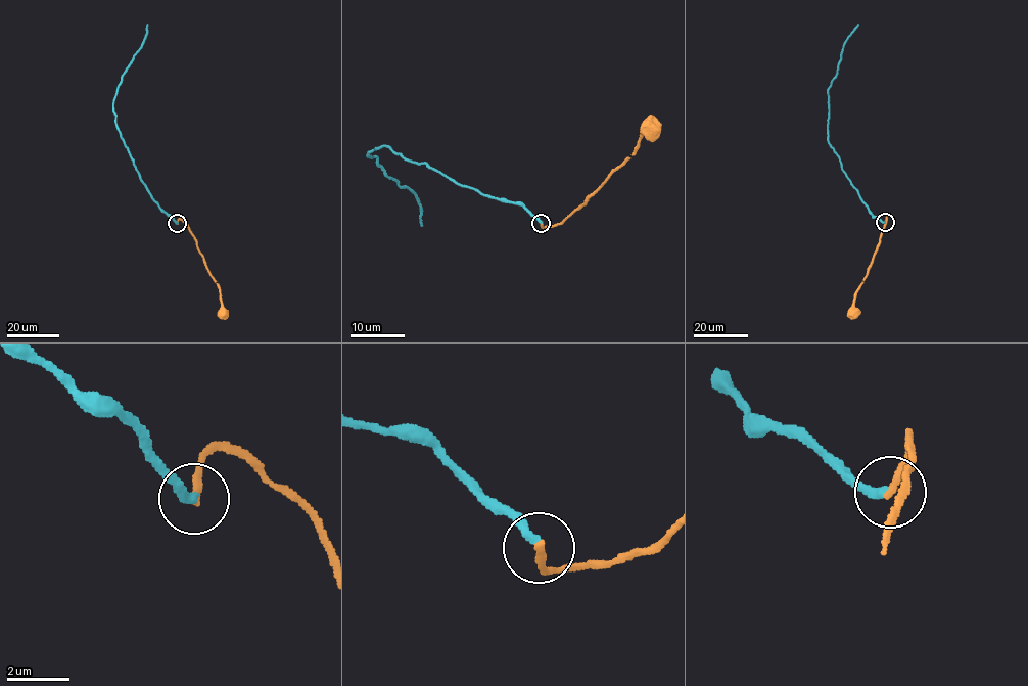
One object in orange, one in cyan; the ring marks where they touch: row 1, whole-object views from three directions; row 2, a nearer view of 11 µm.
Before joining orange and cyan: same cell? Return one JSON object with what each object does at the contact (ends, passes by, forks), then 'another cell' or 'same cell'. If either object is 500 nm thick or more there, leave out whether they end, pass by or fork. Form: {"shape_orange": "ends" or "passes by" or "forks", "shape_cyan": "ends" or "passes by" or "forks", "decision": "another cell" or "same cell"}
{"shape_orange": "ends", "shape_cyan": "ends", "decision": "another cell"}

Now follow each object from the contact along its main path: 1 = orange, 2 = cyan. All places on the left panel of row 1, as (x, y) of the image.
1: (177, 223), (181, 219), (194, 237), (205, 267), (218, 285), (224, 313)
2: (177, 223), (155, 202), (140, 179), (121, 136), (113, 111), (112, 103), (122, 75), (141, 46), (147, 24)

